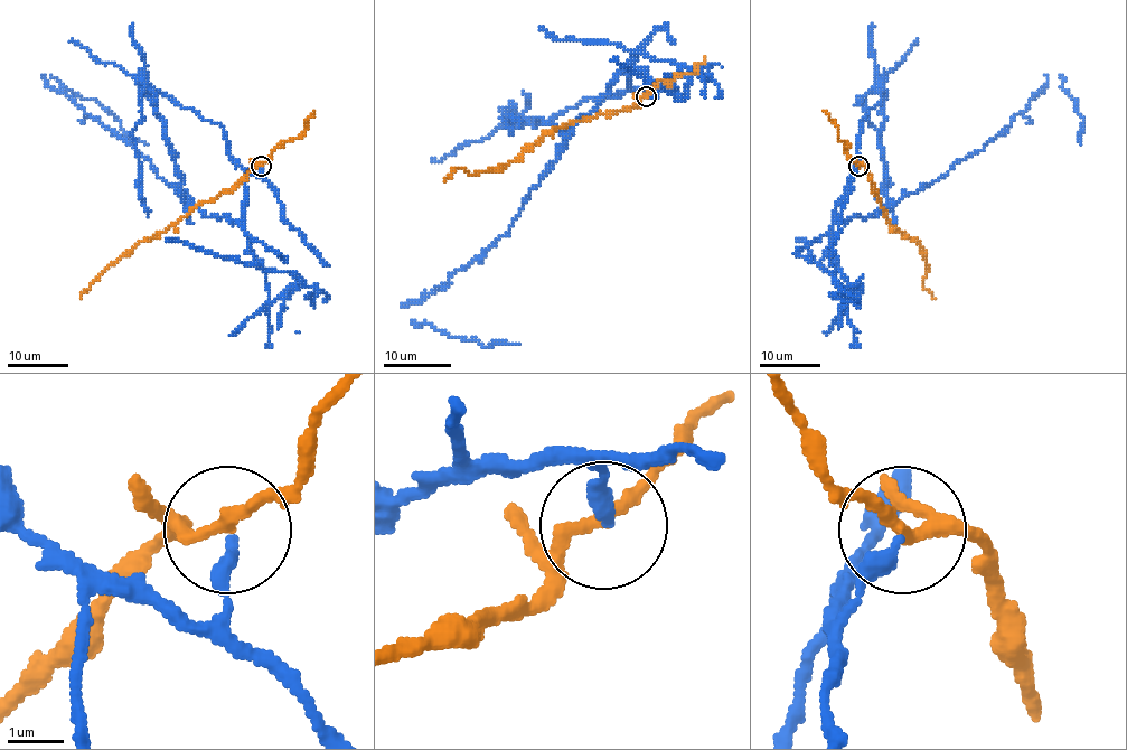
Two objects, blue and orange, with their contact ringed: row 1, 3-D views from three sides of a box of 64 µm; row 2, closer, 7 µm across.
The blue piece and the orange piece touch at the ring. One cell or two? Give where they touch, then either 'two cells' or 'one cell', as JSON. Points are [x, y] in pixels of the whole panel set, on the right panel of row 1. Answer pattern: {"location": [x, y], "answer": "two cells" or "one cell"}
{"location": [858, 166], "answer": "two cells"}

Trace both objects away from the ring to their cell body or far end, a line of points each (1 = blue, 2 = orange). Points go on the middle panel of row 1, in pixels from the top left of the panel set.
1: (647, 96), (622, 67), (508, 232), (405, 307), (415, 325), (451, 336), (518, 343)
2: (647, 96), (612, 113), (554, 129), (519, 159), (505, 166), (475, 174), (456, 167), (445, 180)

